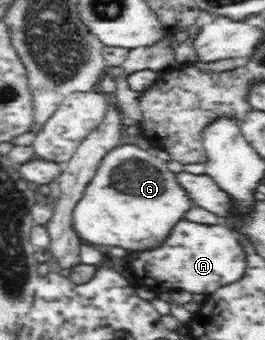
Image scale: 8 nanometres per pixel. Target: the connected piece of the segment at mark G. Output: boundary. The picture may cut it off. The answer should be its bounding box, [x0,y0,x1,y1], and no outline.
[71,143,191,252]

